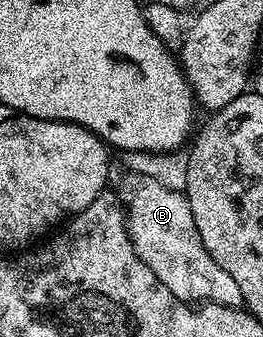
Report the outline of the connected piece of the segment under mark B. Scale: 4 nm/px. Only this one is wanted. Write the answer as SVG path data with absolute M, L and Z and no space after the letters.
M133 172L126 176L116 187L118 201L126 211L126 231L136 256L156 272L156 280L182 302L241 307L240 288L236 280L208 256L208 248L204 248L204 240L200 240L200 232L196 232L196 220L192 220L192 208L185 193L164 187L152 176Z

